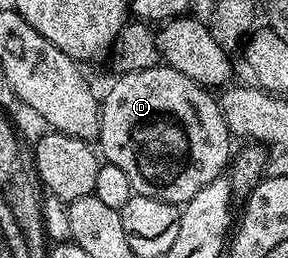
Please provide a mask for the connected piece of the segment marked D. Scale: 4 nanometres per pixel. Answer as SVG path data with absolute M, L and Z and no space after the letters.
M155 66L144 70L136 70L135 72L119 75L117 79L118 81L107 90L106 97L103 95L100 100L96 144L104 157L105 163L115 164L120 166L120 170L124 170L128 182L132 182L132 190L135 194L181 206L188 203L200 190L204 190L204 186L208 186L208 182L212 182L212 178L221 176L227 171L232 160L232 148L230 152L232 133L229 126L224 122L224 114L220 110L217 99L203 85L198 84L192 78L188 78L188 74L180 74L180 70L169 66Z

